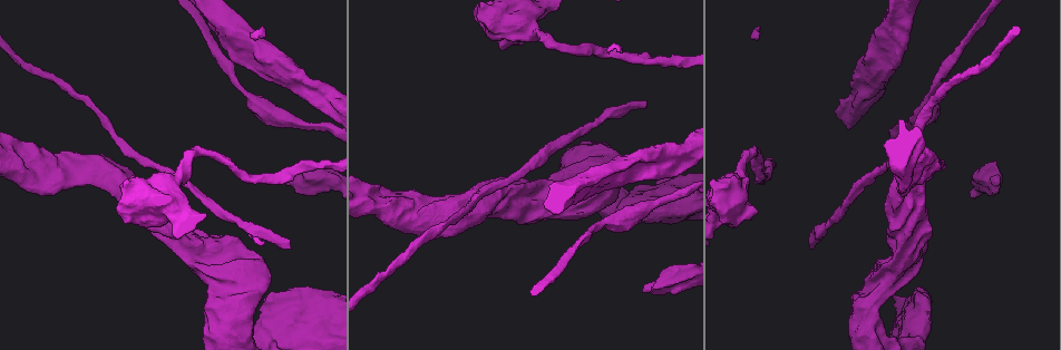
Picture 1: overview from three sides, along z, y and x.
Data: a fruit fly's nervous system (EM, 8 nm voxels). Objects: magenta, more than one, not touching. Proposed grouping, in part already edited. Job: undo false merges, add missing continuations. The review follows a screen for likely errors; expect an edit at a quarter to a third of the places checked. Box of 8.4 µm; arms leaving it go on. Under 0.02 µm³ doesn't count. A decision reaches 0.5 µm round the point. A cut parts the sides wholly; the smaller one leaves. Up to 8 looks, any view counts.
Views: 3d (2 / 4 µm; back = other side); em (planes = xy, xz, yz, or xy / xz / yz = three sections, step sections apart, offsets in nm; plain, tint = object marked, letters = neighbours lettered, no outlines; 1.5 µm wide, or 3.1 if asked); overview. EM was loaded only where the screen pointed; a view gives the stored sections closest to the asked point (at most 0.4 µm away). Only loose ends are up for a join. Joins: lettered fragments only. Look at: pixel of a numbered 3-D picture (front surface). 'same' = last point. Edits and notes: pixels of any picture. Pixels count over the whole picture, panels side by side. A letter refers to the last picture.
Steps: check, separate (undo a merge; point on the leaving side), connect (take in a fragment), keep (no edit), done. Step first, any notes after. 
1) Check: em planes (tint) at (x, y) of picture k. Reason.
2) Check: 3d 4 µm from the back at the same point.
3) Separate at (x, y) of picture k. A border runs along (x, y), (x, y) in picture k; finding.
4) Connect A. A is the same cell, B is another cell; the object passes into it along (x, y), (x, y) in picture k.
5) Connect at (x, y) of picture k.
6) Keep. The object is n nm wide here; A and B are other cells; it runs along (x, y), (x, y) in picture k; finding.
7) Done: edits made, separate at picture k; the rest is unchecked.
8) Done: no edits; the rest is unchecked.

Check: 3d 2 µm at (813, 246) of picture 1. Free end.

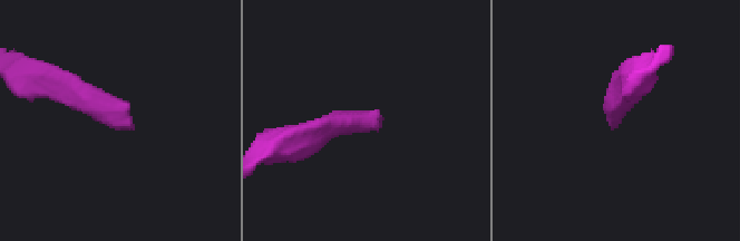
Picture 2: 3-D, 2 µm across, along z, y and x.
Check: em xz step 8 (letters) at (133, 128) of picture 2. Need the tissue.

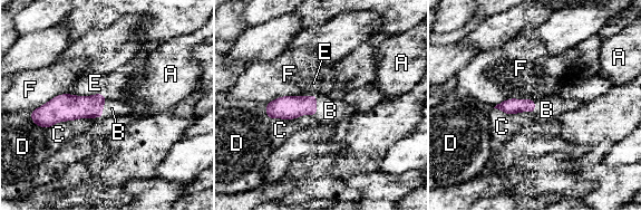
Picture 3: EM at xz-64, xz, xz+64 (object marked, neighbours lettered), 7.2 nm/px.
Check: em xy step 4 (letters) at the same point. Another direction.

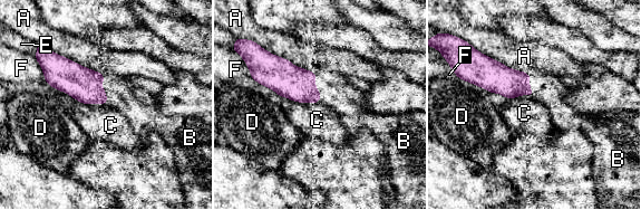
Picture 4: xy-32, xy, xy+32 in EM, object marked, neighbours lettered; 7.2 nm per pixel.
Connect B. B is the same cell, A, C, D, E and F are other cells; the neuron continues.

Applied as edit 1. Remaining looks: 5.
Check: 3d 2 µm from the back at (745, 162) of picture 1. Thick turns thin.

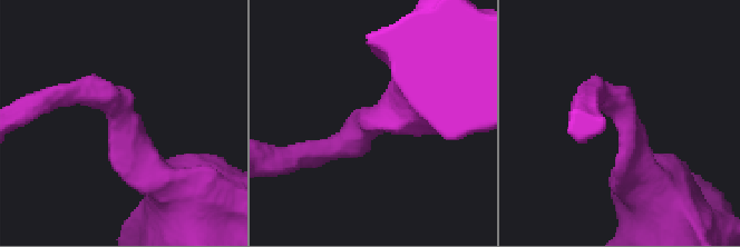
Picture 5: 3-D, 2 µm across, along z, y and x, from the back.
Check: em planes (letters) at (372, 118) of picture 5. The arms are 200, 550 nm wide; now the EM.

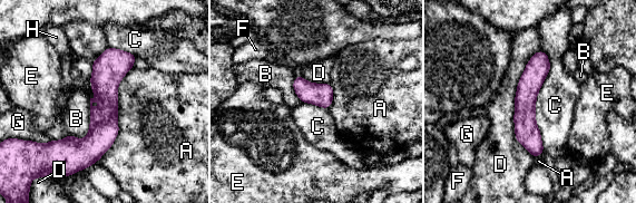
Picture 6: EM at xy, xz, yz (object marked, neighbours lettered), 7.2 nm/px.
Keep. A, B, C, D, E, F, G and H are other cells; it runs along (131, 57), (67, 164) in picture 6; continuous, no second neuron.

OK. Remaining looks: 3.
Done: edits made, connect at picture 4; the rest is unchecked.

